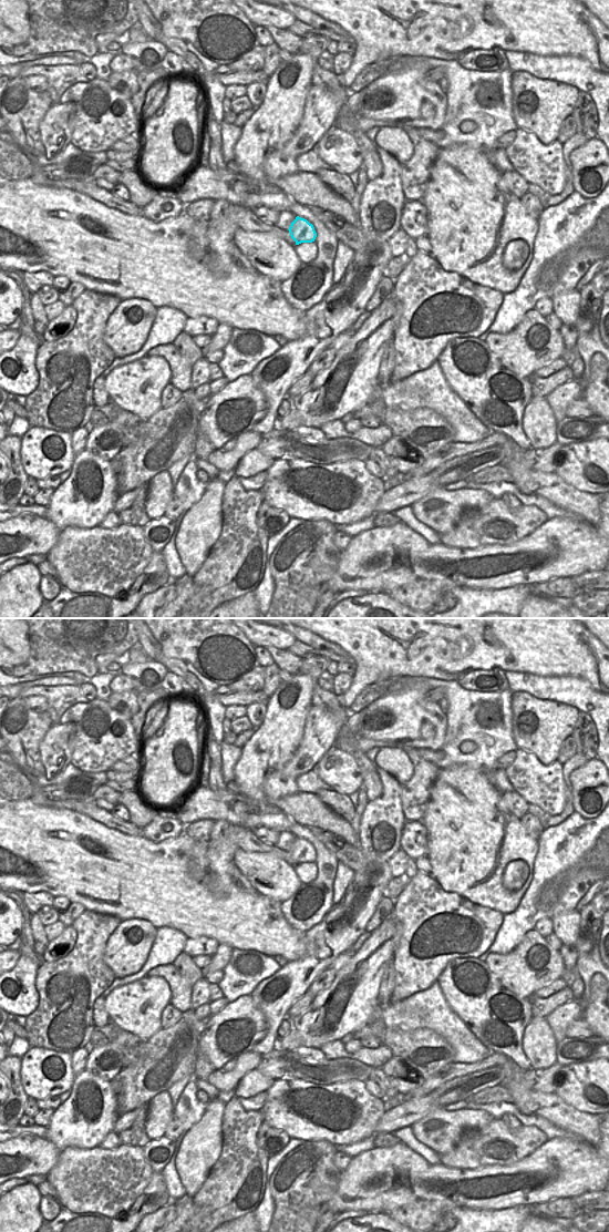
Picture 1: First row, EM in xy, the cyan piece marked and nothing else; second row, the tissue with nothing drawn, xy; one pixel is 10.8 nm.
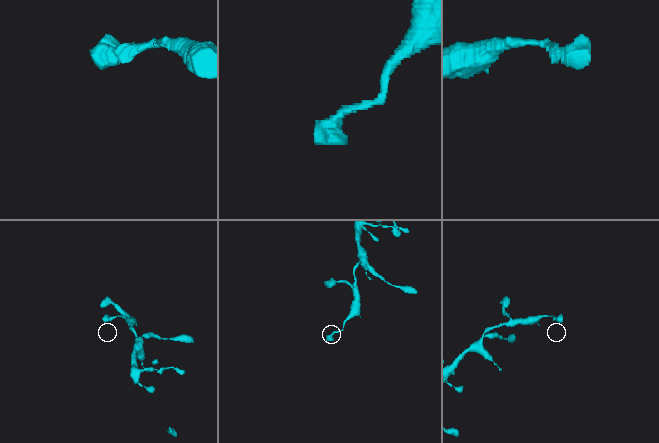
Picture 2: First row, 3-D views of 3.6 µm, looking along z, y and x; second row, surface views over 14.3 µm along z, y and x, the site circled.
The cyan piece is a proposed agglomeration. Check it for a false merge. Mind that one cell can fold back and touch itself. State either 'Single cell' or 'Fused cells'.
Single cell

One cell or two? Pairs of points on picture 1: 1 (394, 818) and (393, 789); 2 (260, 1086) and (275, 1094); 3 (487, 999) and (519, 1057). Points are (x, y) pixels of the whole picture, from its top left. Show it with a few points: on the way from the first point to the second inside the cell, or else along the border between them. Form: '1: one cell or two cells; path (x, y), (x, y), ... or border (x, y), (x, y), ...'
1: one cell; path (393, 811), (393, 796)
2: two cells; border (274, 1080), (265, 1091)
3: one cell; path (492, 1016), (504, 1028), (512, 1028), (517, 1040)

